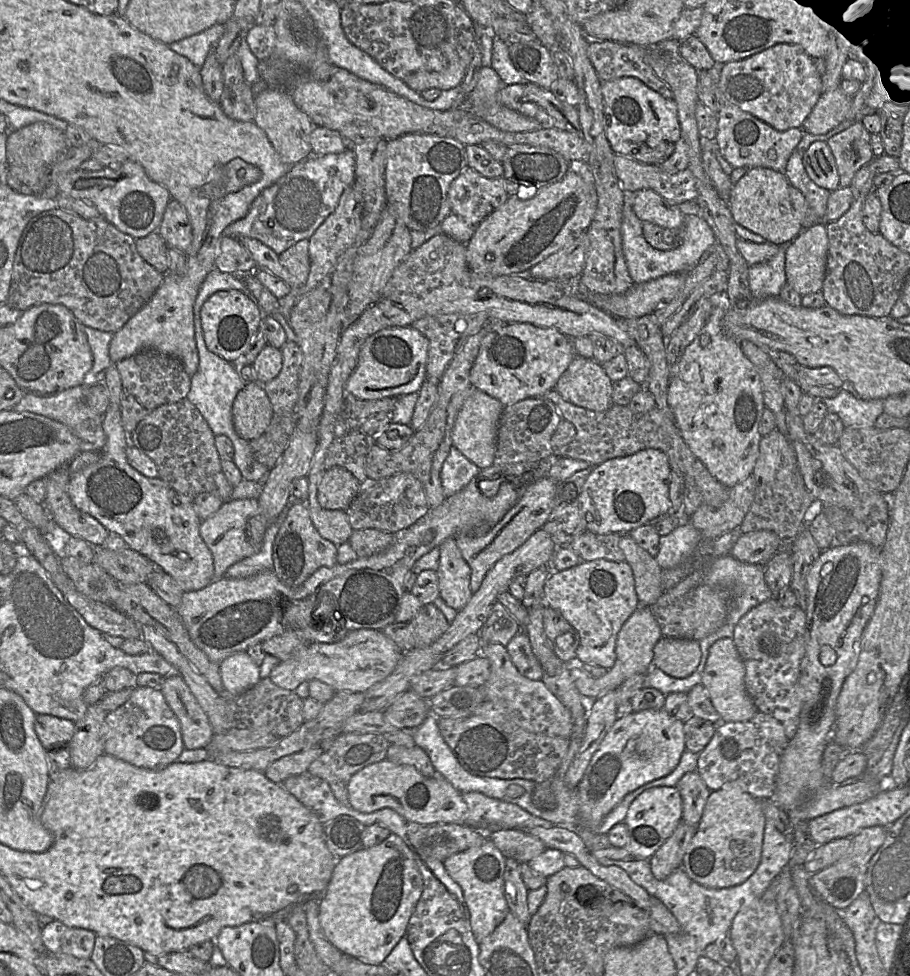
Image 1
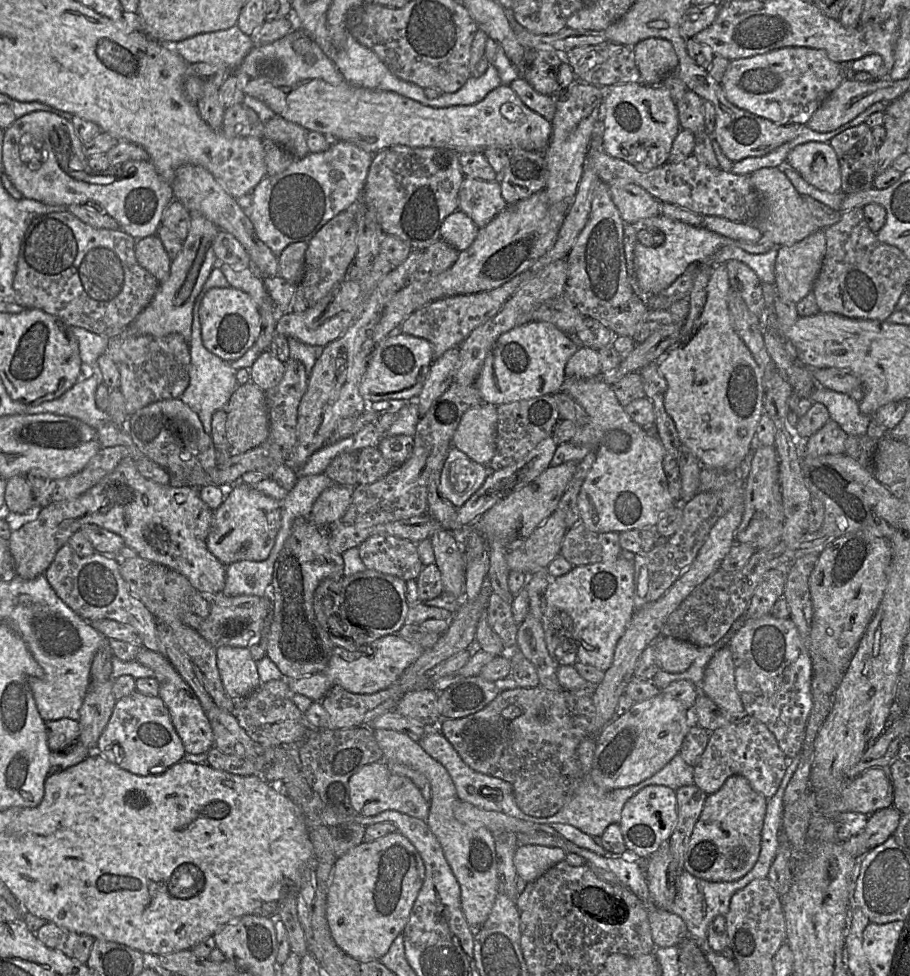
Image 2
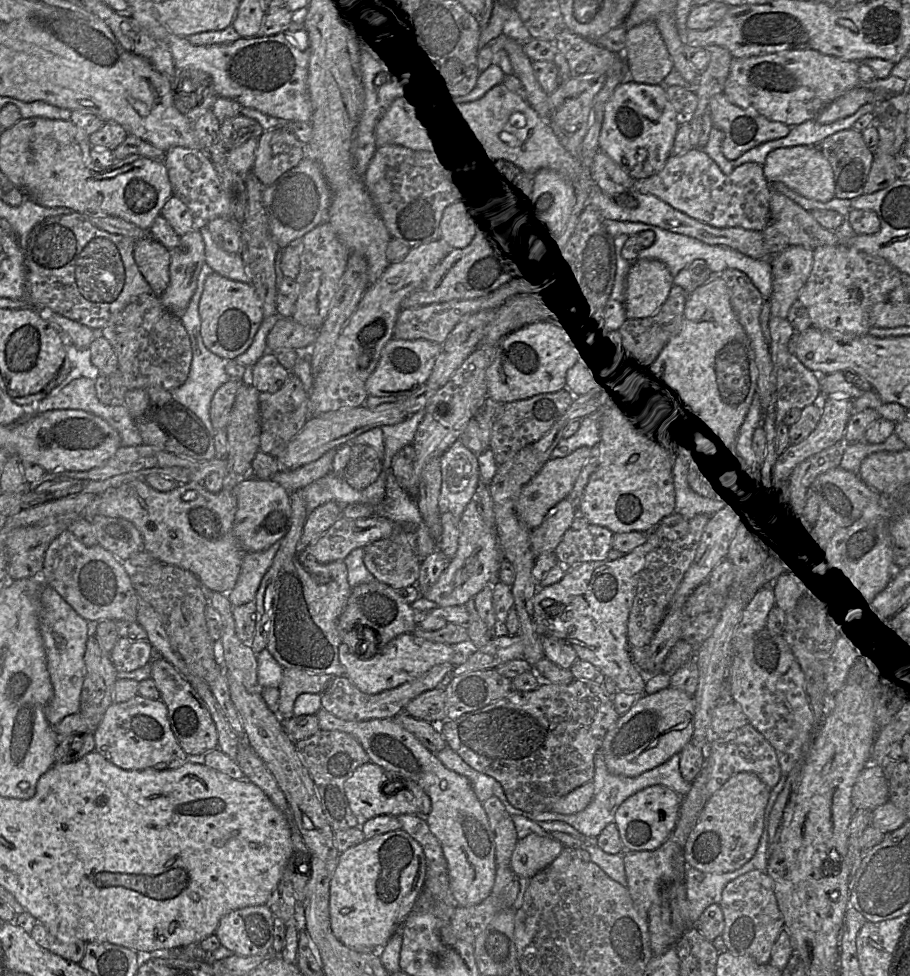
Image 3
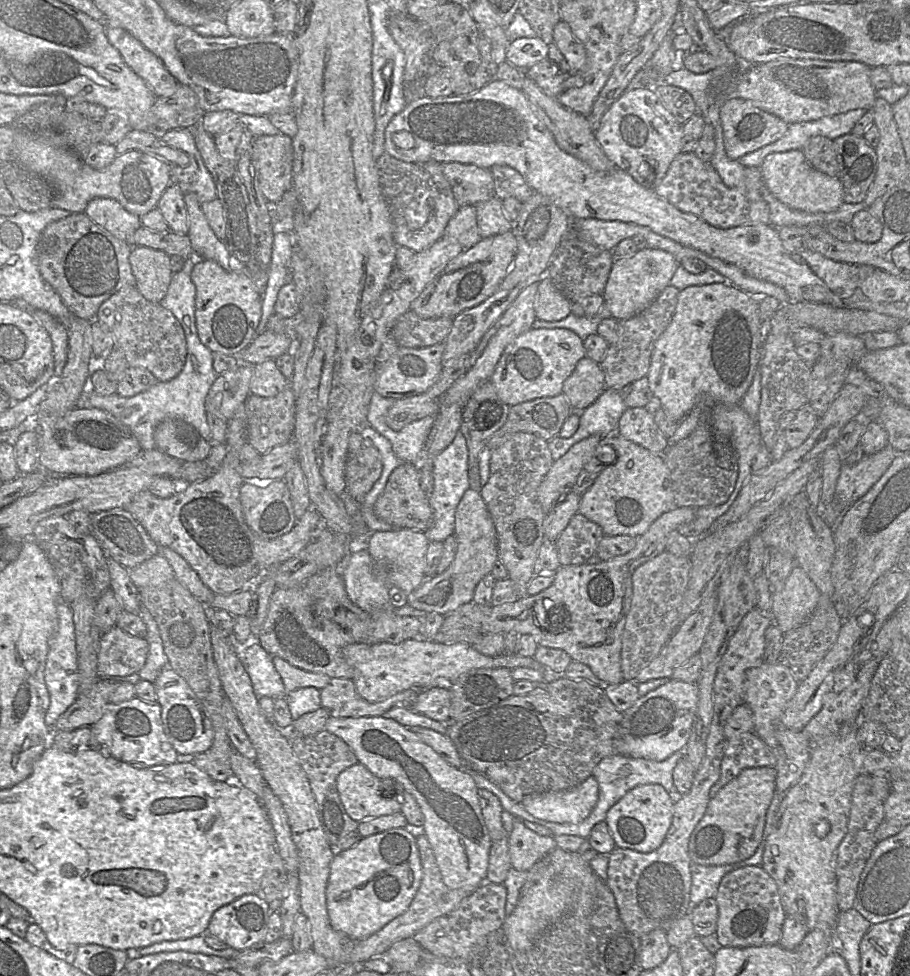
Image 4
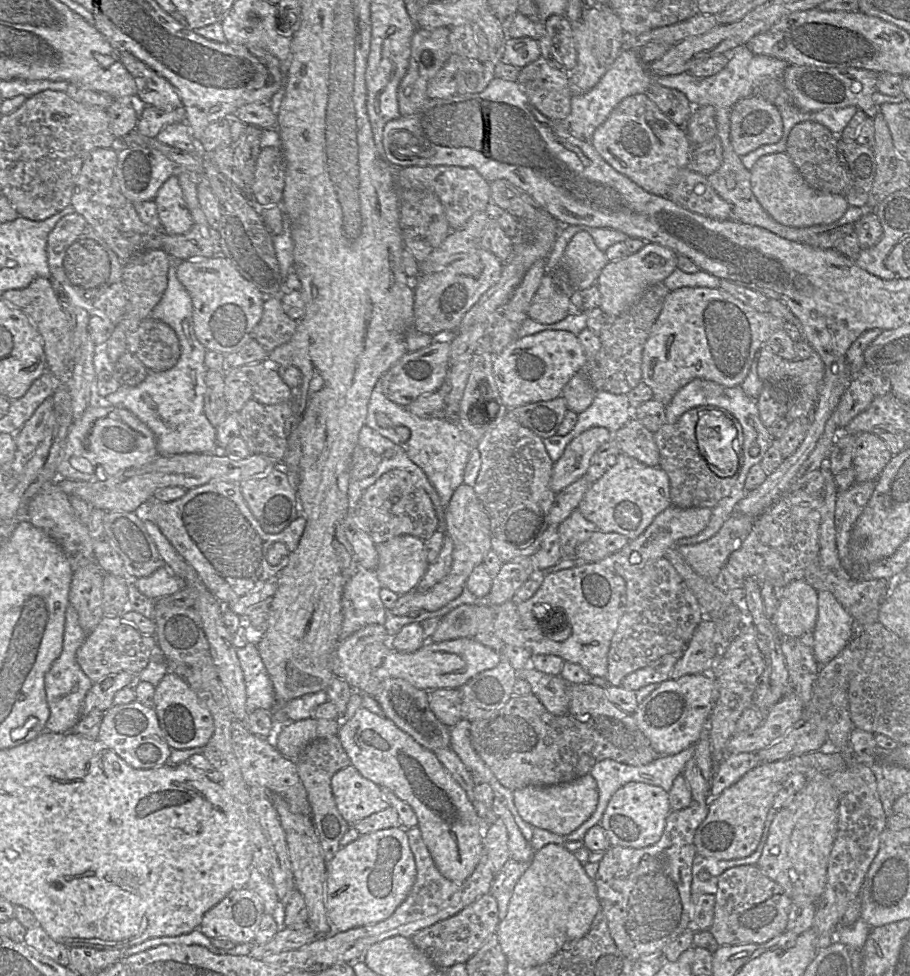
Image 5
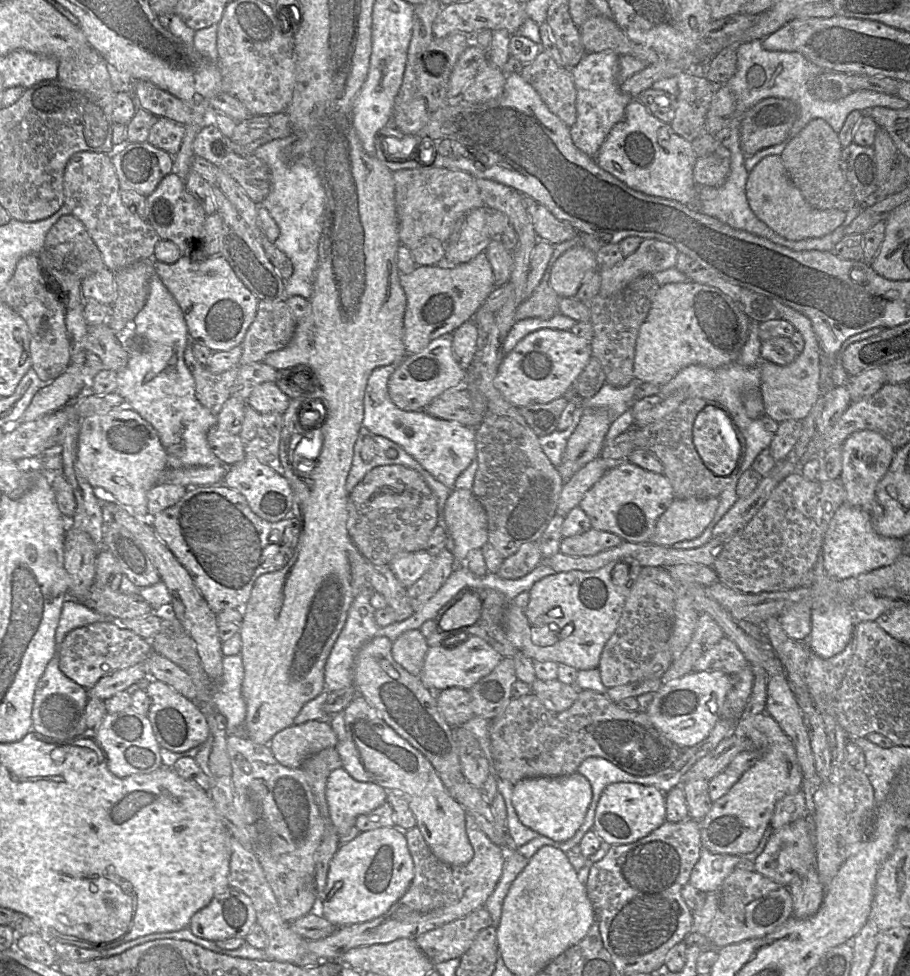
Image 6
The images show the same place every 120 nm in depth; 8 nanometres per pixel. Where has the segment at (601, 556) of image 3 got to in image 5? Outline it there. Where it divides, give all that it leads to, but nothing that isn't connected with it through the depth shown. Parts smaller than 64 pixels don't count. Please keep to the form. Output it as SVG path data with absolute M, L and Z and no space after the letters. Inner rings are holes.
M579 509L558 526L562 559L574 559L578 545L588 540L597 531L597 526L588 521Z

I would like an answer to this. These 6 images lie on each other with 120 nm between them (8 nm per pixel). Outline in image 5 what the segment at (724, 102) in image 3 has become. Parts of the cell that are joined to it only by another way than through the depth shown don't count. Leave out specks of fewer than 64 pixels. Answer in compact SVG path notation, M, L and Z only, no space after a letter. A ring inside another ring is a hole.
M760 97L740 99L730 114L730 139L740 157L767 144L775 144L783 136L783 120L778 107Z

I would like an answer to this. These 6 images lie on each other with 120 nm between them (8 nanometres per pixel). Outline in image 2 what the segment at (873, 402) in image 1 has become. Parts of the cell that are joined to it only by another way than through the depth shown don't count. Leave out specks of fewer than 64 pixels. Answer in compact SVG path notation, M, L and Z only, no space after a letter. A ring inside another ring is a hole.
M818 386L809 398L812 402L822 403L827 408L830 419L835 421L848 436L866 434L873 415L862 414L859 403L848 394Z

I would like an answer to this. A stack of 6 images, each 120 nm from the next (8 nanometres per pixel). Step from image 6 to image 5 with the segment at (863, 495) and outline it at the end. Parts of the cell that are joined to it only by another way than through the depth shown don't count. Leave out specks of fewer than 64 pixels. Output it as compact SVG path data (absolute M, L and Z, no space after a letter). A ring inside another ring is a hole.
M862 432L855 437L852 459L855 482L876 481L893 455L885 442L875 434Z

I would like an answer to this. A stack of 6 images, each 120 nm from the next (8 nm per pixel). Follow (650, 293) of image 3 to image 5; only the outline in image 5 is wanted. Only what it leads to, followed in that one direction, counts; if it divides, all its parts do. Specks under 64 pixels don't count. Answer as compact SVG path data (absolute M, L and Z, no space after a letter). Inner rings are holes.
M649 242L641 250L624 258L609 261L600 272L597 286L601 294L600 308L606 316L618 316L635 304L651 286L663 282L676 268L678 254L672 249L658 243Z

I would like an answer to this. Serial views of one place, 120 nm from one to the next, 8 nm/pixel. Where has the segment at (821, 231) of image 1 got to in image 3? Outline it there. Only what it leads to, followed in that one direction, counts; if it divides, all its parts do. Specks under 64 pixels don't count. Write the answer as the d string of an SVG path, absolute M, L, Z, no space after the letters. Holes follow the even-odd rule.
M790 245L774 255L772 266L771 315L787 319L792 304L807 282L813 266L814 250Z

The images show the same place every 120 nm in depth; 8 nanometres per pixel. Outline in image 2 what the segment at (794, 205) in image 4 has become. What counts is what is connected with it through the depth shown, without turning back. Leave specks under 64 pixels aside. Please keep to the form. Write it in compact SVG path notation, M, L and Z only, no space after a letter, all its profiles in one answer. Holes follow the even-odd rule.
M810 141L793 148L786 162L801 177L821 191L841 190L841 174L837 155L828 142Z

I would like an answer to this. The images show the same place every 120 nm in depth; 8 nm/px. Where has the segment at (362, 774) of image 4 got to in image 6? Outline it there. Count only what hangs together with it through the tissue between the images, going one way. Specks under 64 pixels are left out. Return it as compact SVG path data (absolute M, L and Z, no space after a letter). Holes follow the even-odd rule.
M340 767L328 777L326 798L329 822L338 835L342 836L355 825L358 816L384 804L387 801L387 791L378 784L355 780Z

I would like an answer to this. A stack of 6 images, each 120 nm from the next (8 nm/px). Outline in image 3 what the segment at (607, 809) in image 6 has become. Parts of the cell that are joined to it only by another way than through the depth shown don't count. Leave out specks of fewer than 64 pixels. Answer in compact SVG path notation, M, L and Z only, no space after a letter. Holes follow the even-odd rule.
M652 785L628 797L617 809L617 826L624 852L653 851L666 841L674 830L682 796L664 785Z

